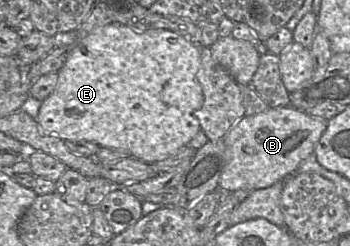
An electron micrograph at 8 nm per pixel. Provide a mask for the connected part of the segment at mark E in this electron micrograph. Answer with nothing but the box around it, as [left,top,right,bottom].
[34,22,204,164]

